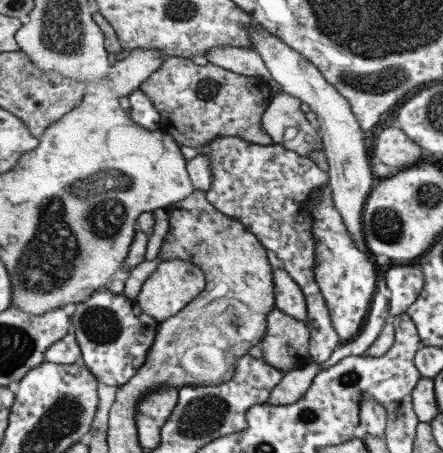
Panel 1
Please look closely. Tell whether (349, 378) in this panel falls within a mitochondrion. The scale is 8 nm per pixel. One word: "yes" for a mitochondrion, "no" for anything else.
yes

